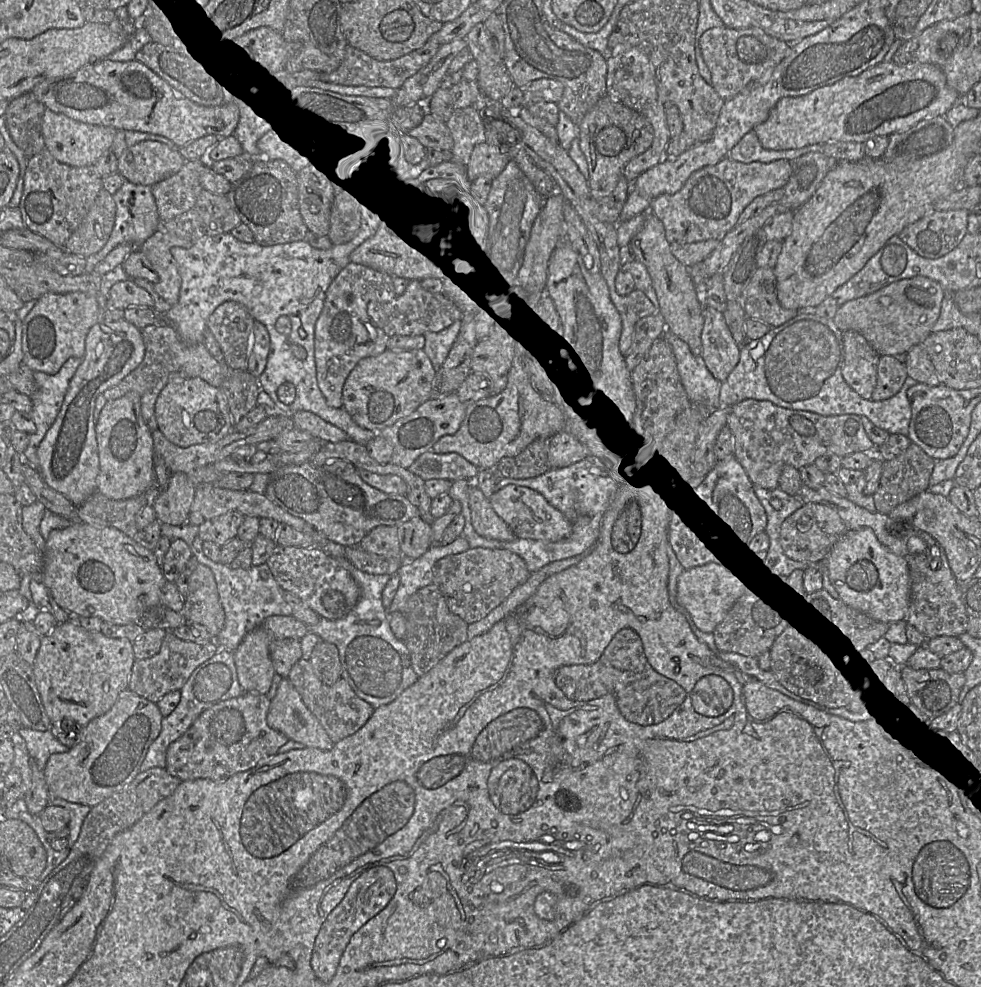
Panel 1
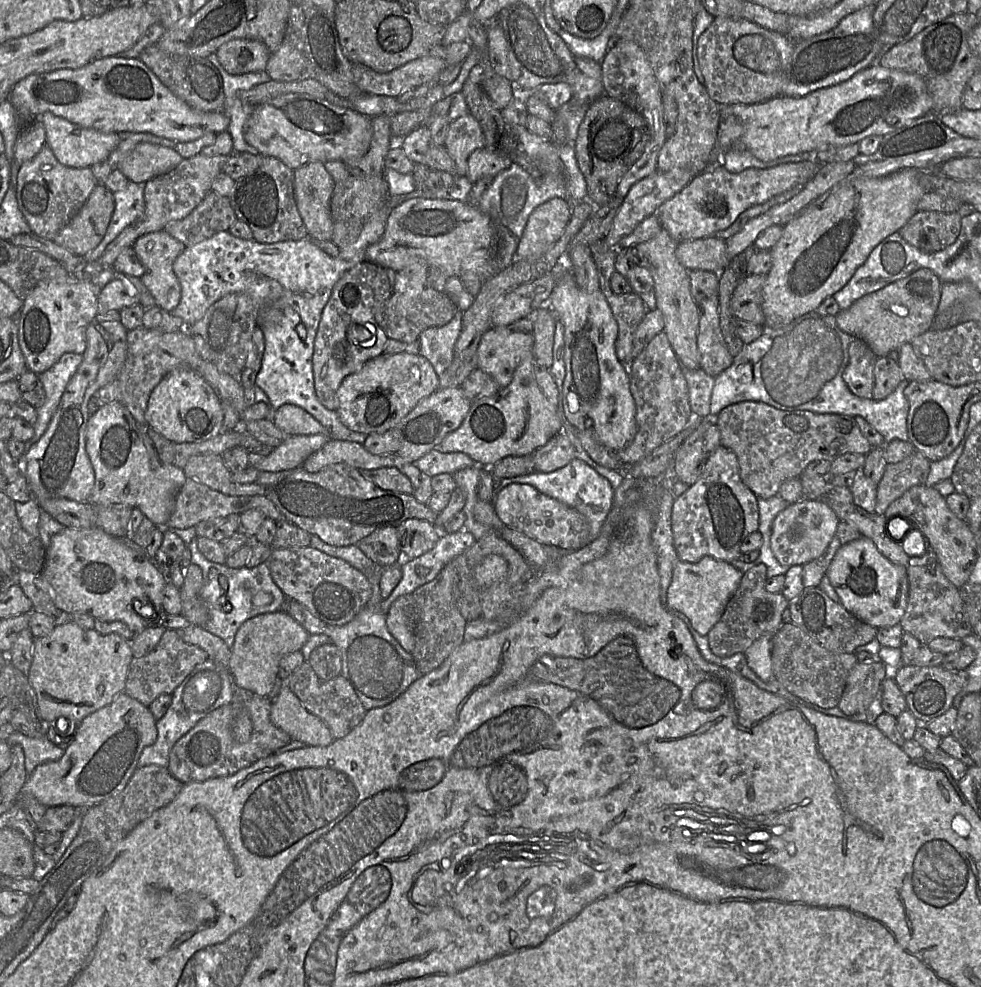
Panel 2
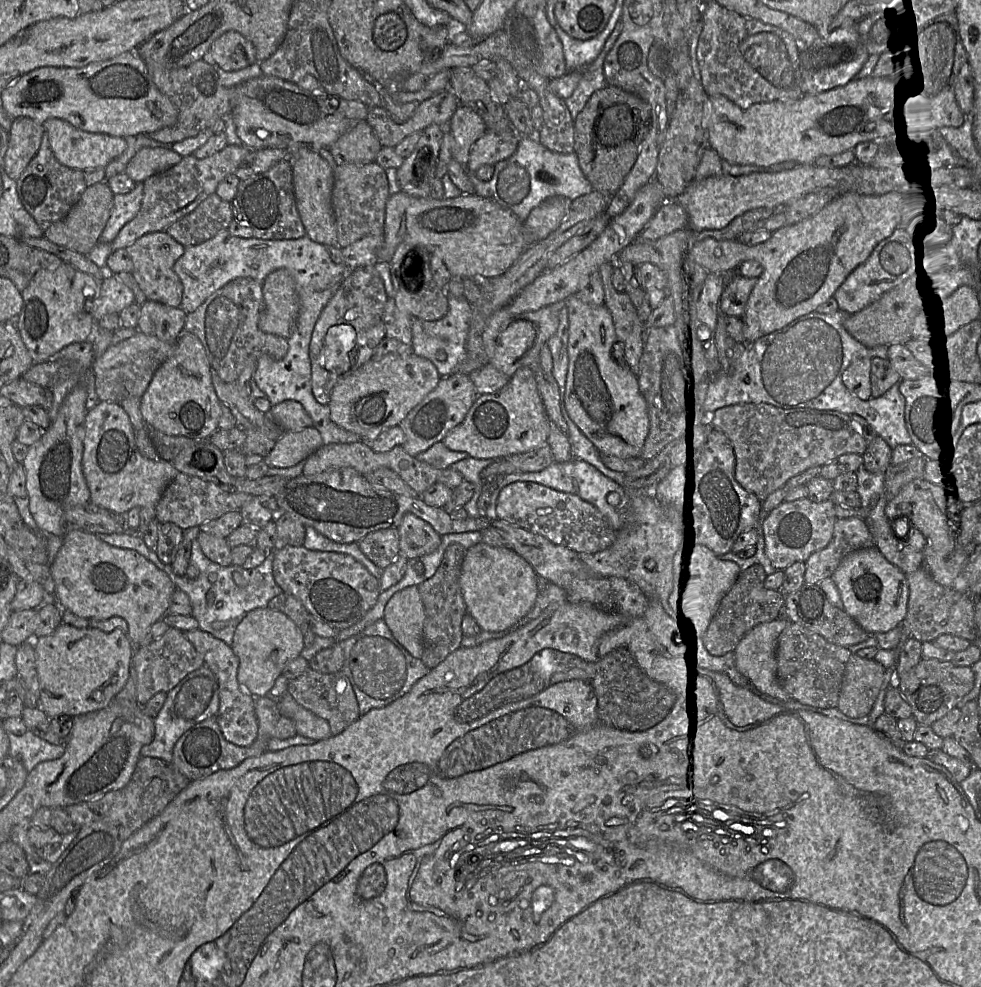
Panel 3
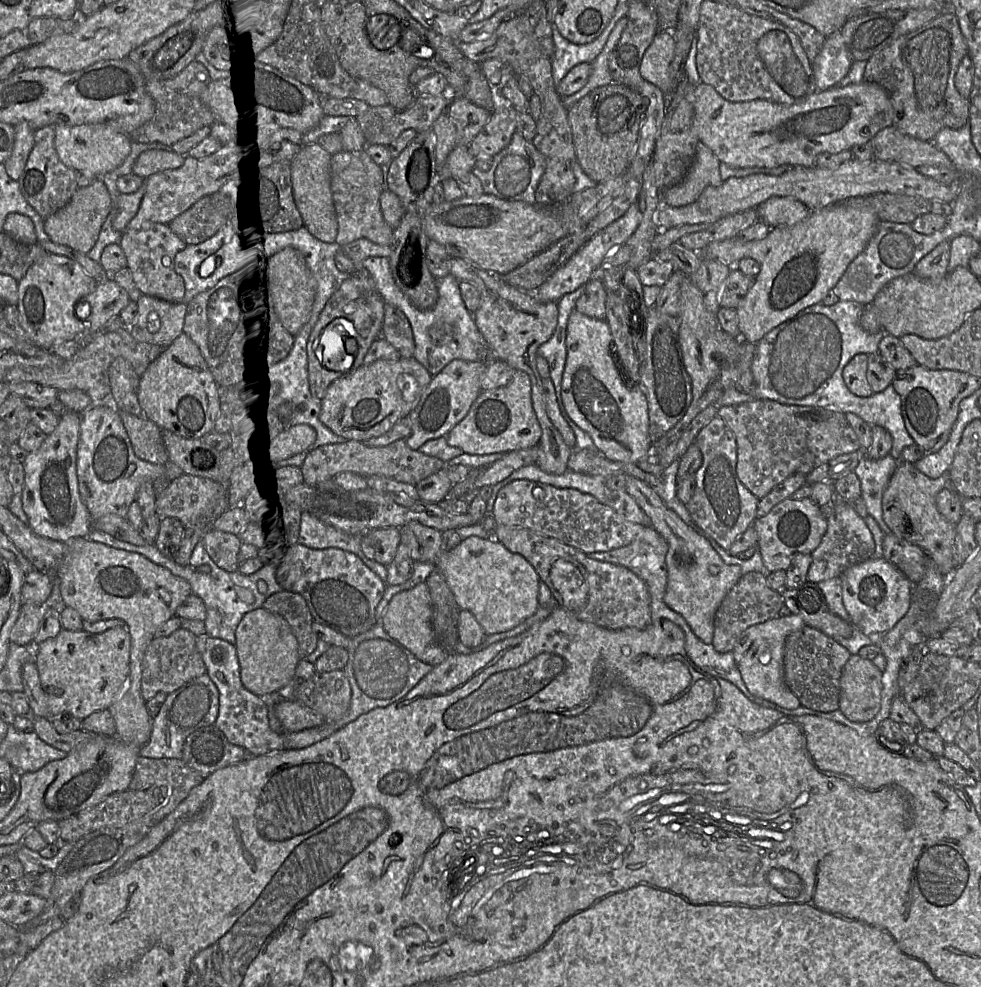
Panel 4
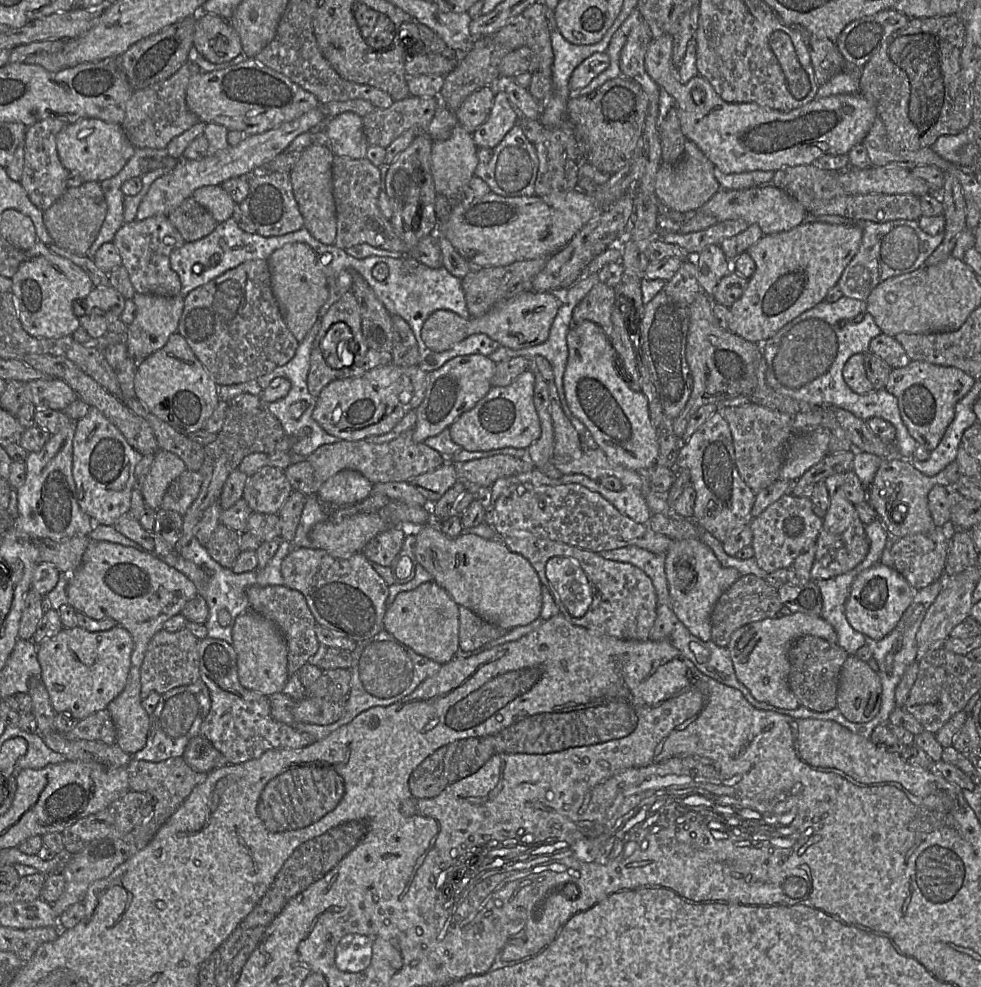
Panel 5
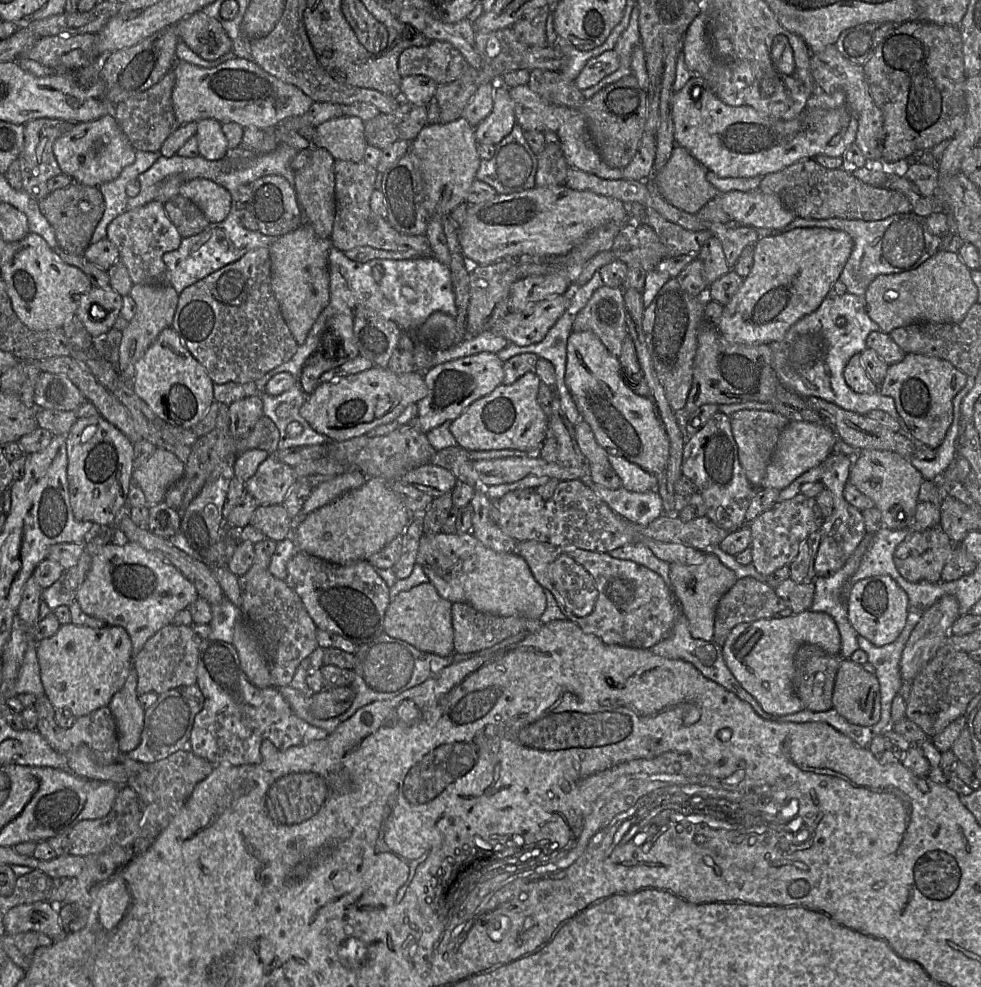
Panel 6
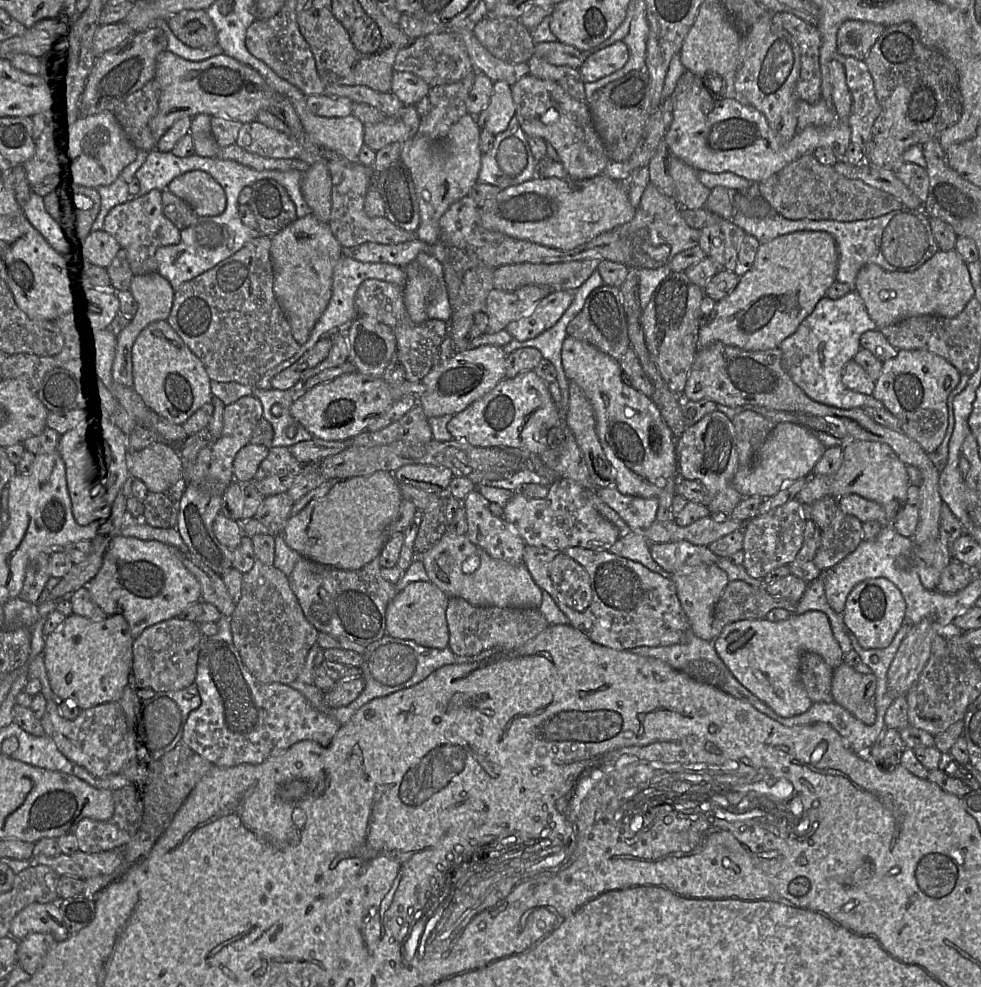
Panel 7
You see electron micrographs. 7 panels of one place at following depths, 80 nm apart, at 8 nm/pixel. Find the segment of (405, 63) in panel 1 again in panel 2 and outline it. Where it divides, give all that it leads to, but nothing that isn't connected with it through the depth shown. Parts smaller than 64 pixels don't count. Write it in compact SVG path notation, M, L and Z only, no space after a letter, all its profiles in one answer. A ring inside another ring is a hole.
M434 46L426 55L387 73L376 72L359 63L352 63L355 84L363 94L399 97L404 91L422 84L436 83L438 75L448 66L445 47Z

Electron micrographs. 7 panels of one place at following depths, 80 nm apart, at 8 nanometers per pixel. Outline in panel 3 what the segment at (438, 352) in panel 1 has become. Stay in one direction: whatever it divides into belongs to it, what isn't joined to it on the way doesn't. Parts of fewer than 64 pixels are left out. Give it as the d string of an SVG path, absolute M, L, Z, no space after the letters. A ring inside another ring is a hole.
M448 295L449 310L447 314L435 321L412 319L412 348L415 355L429 359L437 368L441 377L454 373L454 368L466 357L466 341L472 318L472 305L464 297ZM444 350L447 357L444 361L437 359L436 353Z

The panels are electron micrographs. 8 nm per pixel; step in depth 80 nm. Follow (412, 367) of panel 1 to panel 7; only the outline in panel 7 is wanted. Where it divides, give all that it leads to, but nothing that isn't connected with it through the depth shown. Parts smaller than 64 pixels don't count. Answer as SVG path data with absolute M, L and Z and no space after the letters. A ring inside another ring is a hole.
M355 371L307 390L292 403L290 415L315 438L352 439L367 430L371 422L402 398L412 397L419 403L425 390L426 387L422 381L404 380L400 384L389 384L383 377L373 377Z

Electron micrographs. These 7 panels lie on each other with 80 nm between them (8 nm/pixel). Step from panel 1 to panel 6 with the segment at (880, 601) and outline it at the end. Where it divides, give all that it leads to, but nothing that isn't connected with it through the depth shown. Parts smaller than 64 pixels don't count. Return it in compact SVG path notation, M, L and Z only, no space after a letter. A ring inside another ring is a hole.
M877 575L858 580L851 588L847 614L857 633L875 646L893 642L905 626L909 612L907 593L888 575Z

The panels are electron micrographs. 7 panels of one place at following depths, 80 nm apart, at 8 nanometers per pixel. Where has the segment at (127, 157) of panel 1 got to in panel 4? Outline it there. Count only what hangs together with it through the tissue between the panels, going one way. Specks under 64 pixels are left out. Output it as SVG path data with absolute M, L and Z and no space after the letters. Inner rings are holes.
M153 149L142 152L136 159L132 173L142 178L180 167L185 156L172 151L171 149Z

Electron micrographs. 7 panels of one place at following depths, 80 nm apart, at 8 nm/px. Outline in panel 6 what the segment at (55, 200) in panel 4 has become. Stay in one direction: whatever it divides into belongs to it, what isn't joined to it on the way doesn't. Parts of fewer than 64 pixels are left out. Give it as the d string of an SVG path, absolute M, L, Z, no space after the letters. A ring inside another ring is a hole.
M38 118L25 124L24 145L18 159L21 165L23 190L36 200L39 201L50 193L47 182L62 173L53 153L55 140L70 131L77 123L79 122L59 118Z

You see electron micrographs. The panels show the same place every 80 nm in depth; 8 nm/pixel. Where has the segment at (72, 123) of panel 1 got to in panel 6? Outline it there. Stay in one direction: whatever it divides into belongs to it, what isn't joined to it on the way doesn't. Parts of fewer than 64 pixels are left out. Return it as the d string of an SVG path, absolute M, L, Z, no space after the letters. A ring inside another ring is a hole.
M112 114L75 124L70 131L55 140L53 153L62 174L69 175L74 182L97 187L116 179L123 168L136 158L136 149Z

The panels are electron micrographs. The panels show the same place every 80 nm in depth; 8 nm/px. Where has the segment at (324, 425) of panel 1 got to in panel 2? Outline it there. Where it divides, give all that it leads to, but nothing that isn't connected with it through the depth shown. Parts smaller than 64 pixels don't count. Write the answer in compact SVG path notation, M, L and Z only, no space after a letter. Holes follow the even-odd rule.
M285 403L272 412L272 420L288 436L328 435L328 430L309 412L294 404Z

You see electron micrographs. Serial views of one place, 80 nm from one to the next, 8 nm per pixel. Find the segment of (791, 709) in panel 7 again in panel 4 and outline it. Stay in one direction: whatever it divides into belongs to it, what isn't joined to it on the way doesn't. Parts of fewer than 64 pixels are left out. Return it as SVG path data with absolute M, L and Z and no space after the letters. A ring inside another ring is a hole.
M791 614L752 625L740 635L732 652L743 681L754 696L786 709L796 709L801 705L784 680L784 645L786 638L804 625L799 615Z

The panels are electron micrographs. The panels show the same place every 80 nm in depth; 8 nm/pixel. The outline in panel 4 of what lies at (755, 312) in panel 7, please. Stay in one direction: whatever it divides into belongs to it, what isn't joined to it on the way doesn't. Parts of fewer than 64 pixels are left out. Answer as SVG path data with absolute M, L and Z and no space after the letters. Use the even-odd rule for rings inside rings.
M841 202L813 210L807 218L792 226L771 228L763 239L713 241L698 253L731 267L735 267L743 258L752 258L760 264L760 272L754 278L752 287L736 308L741 340L756 344L773 328L805 308L820 303L843 276L849 264L866 248L879 223L879 217L872 209L855 208Z

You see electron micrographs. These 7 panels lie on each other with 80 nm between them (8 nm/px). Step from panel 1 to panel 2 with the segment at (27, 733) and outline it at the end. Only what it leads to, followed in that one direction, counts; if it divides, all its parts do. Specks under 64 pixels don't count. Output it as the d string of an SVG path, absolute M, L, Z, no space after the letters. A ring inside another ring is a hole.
M16 731L6 741L10 747L21 745L25 756L25 769L29 775L38 765L57 761L65 753L64 748L54 744L46 735L35 738Z

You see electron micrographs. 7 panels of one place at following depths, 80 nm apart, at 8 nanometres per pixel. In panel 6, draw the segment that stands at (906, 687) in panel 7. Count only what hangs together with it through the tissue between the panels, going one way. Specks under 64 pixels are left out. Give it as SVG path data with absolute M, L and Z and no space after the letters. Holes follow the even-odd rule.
M953 595L941 597L923 611L902 652L900 661L902 682L914 680L937 649L947 641L950 628L959 616L959 603Z

